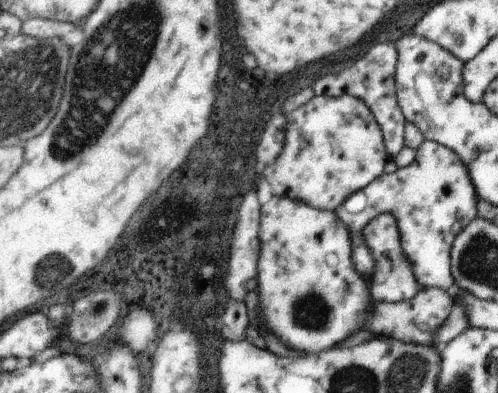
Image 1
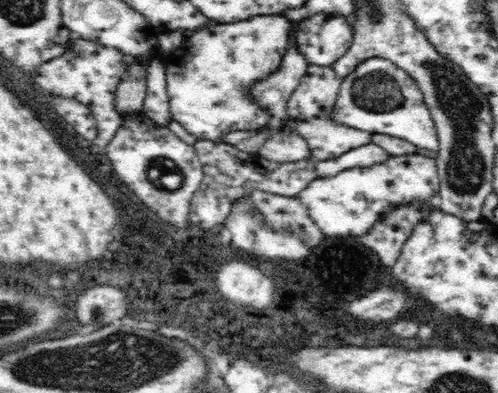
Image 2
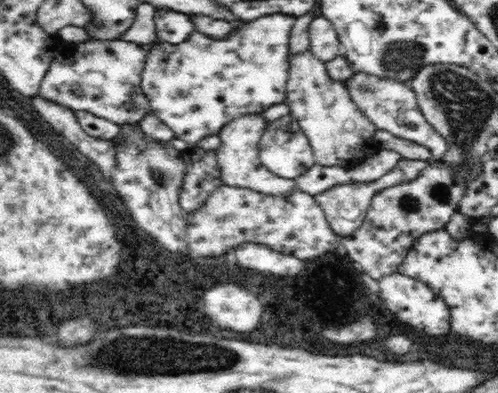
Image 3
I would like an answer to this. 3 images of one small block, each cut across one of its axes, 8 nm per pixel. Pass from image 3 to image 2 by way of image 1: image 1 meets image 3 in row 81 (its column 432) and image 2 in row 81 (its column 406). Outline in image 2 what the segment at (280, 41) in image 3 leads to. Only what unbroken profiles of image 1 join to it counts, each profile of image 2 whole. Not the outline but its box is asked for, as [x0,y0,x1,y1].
[164,14,292,144]

